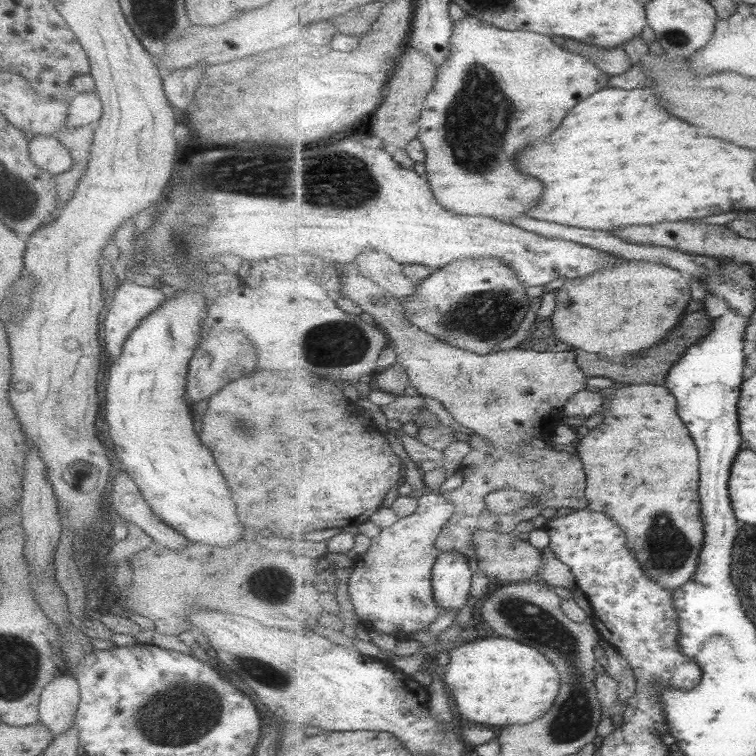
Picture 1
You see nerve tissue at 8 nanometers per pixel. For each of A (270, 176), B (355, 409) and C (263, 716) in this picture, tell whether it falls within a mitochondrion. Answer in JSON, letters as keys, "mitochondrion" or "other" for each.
{"A":"mitochondrion","B":"other","C":"other"}

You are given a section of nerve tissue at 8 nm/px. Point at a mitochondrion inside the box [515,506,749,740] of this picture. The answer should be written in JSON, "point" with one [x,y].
{"point":[668,550]}

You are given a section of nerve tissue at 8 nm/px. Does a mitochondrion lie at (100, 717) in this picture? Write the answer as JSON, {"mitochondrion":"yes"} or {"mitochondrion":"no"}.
{"mitochondrion":"no"}

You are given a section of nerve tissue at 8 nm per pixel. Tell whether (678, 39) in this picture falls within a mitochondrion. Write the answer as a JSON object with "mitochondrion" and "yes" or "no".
{"mitochondrion":"yes"}

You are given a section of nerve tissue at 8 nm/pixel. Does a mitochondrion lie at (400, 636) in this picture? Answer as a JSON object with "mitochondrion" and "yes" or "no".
{"mitochondrion":"no"}

